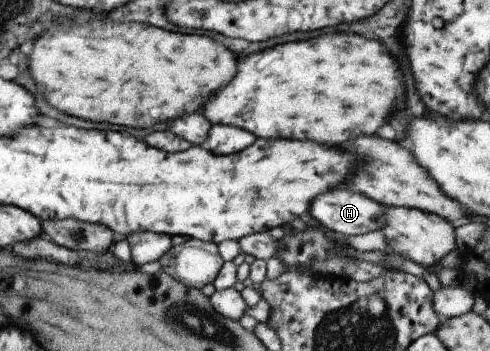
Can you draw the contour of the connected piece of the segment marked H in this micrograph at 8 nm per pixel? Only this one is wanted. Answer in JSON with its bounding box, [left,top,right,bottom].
[308,189,385,235]

